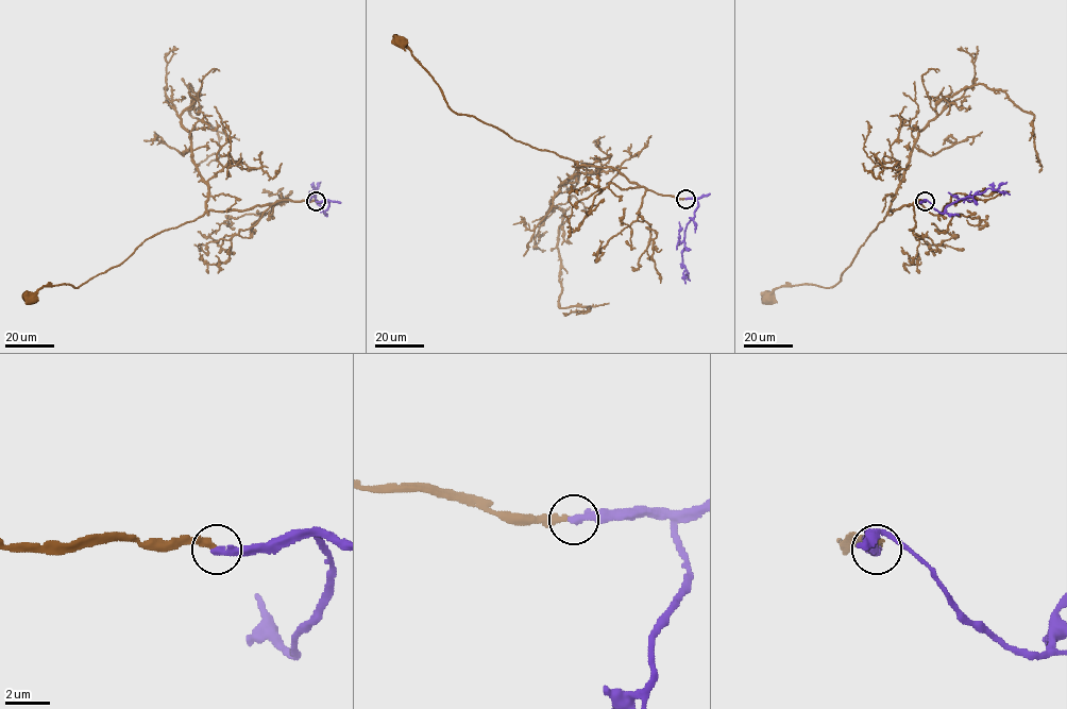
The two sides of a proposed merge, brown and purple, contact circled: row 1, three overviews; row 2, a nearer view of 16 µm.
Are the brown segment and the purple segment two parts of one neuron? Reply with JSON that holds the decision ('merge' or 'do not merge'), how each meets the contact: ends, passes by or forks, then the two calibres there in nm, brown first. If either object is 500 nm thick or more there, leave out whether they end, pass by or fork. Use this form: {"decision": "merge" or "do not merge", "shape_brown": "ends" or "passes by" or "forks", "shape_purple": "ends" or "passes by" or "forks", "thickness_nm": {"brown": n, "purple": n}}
{"decision": "do not merge", "shape_brown": "ends", "shape_purple": "ends", "thickness_nm": {"brown": 280, "purple": 320}}

